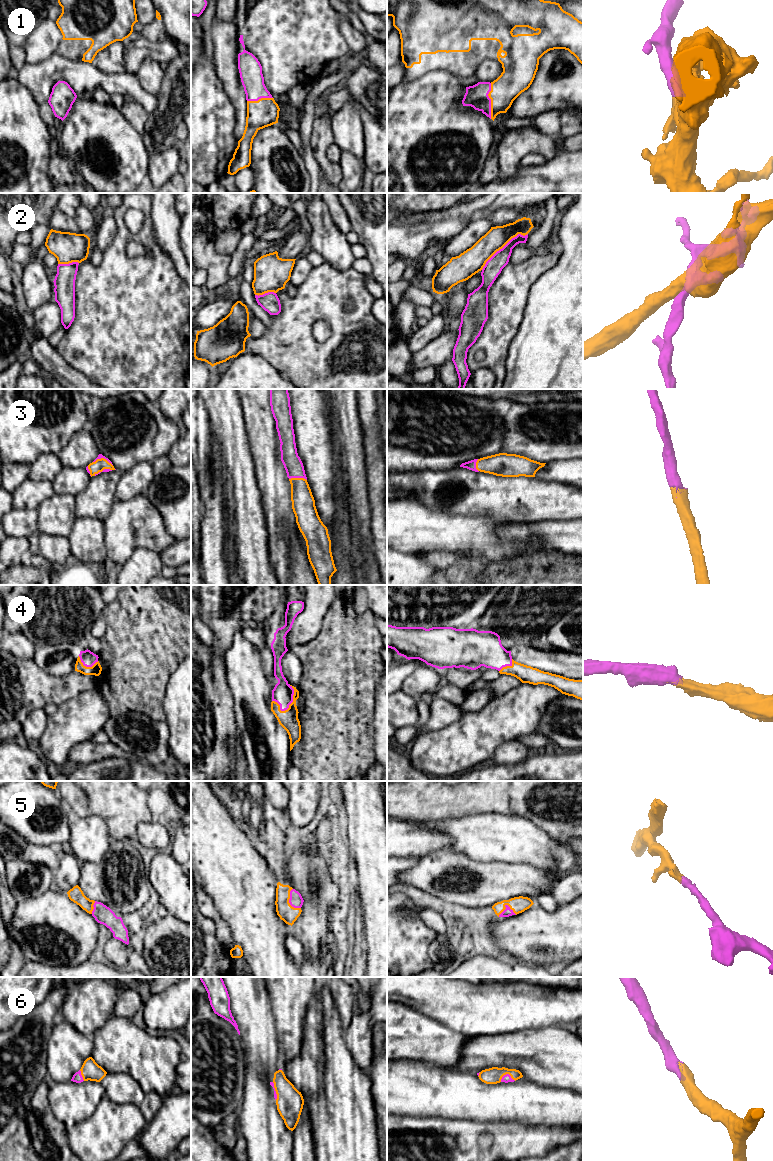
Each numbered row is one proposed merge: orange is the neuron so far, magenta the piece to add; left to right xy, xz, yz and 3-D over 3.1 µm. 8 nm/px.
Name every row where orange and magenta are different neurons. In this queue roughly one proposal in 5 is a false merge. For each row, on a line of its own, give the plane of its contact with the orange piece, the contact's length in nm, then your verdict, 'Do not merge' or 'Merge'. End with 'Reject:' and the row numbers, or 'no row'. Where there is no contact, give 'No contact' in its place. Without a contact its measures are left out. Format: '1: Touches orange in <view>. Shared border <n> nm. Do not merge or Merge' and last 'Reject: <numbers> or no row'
1: Touches orange in yz. Shared border 280 nm. Merge
2: Touches orange in yz. Shared border 480 nm. Do not merge
3: Touches orange in xz. Shared border 140 nm. Merge
4: Touches orange in xz. Shared border 240 nm. Merge
5: Touches orange in xz. Shared border 180 nm. Merge
6: Touches orange in yz. Shared border 130 nm. Merge
Reject: 2

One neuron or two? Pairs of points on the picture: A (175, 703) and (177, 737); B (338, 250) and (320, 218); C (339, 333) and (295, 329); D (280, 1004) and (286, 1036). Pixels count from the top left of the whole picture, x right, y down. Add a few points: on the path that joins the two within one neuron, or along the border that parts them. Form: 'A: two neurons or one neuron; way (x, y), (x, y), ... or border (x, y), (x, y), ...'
A: one neuron; way (177, 711), (177, 729)
B: one neuron; way (330, 242), (325, 237), (322, 226)
C: one neuron; way (328, 344), (311, 345), (306, 340)
D: one neuron; way (286, 1012), (286, 1028)

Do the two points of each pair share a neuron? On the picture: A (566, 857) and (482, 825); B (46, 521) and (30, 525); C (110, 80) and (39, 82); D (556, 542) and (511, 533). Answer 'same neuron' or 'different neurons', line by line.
A: same neuron
B: different neurons
C: same neuron
D: same neuron

